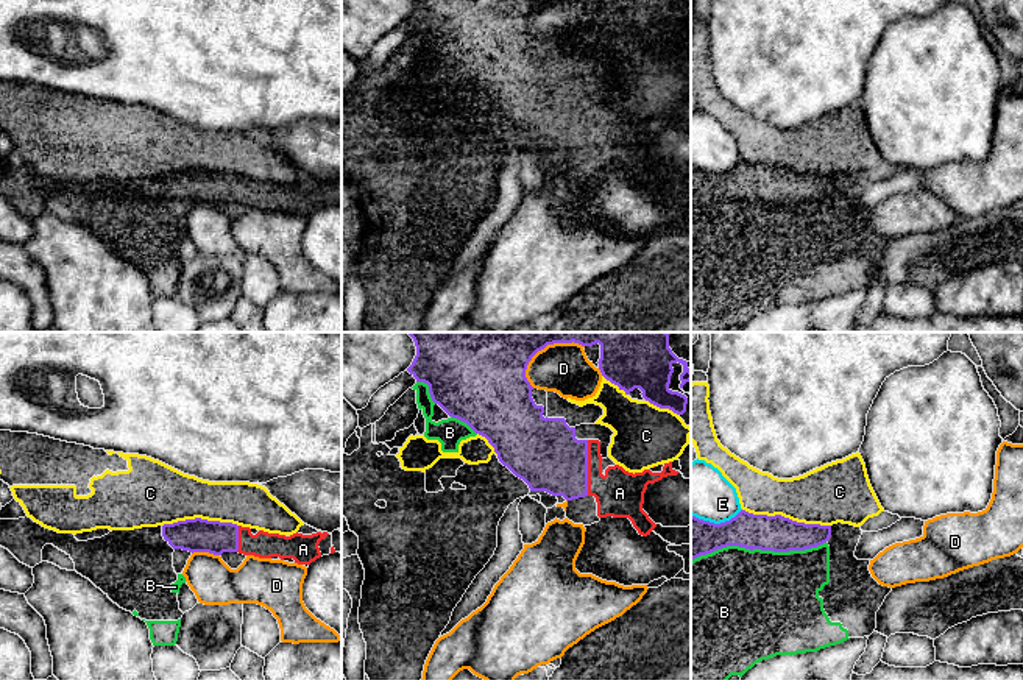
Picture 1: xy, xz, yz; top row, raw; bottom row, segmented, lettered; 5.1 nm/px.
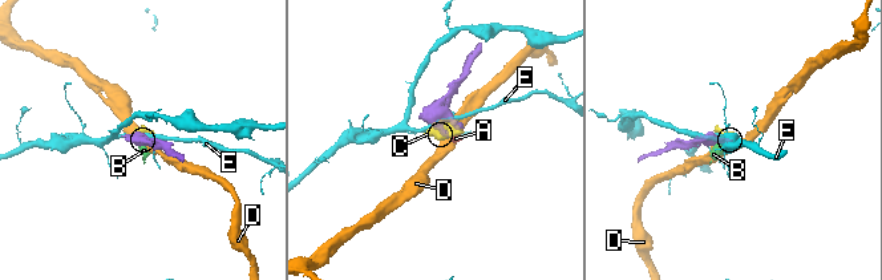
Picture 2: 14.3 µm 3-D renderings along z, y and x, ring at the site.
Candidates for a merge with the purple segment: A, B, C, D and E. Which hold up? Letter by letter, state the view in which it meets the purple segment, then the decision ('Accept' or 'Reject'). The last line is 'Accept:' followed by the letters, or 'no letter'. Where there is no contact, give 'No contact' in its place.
A: Touches purple in xz. Accept
B: Touches purple in yz. Reject
C: Touches purple in yz. Reject
D: Touches purple in xy. Reject
E: Touches purple in yz. Reject
Accept: A

